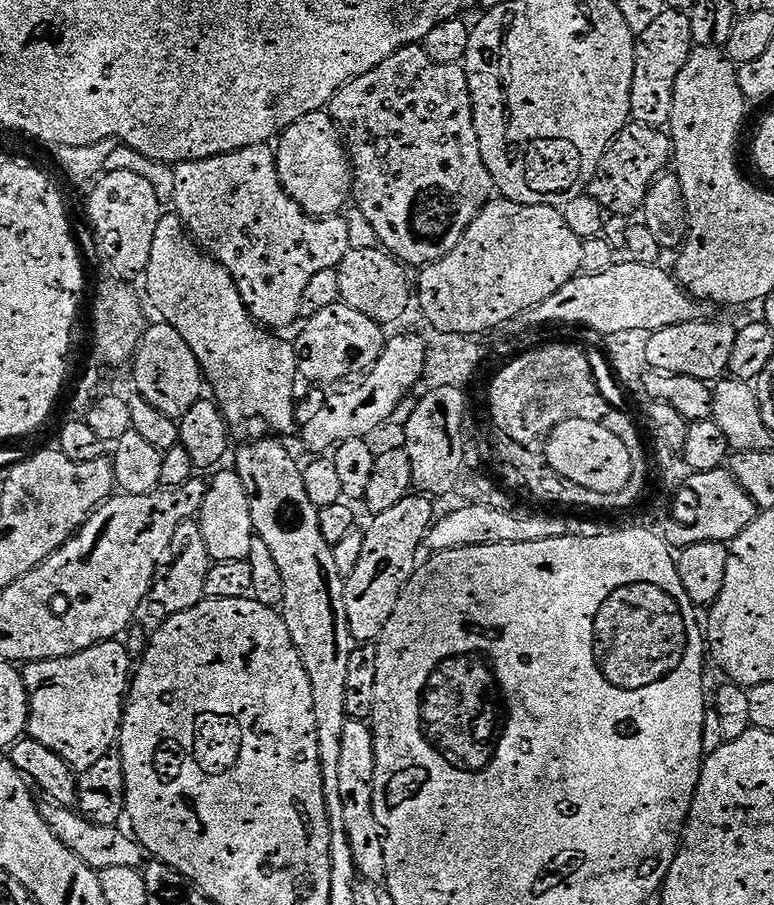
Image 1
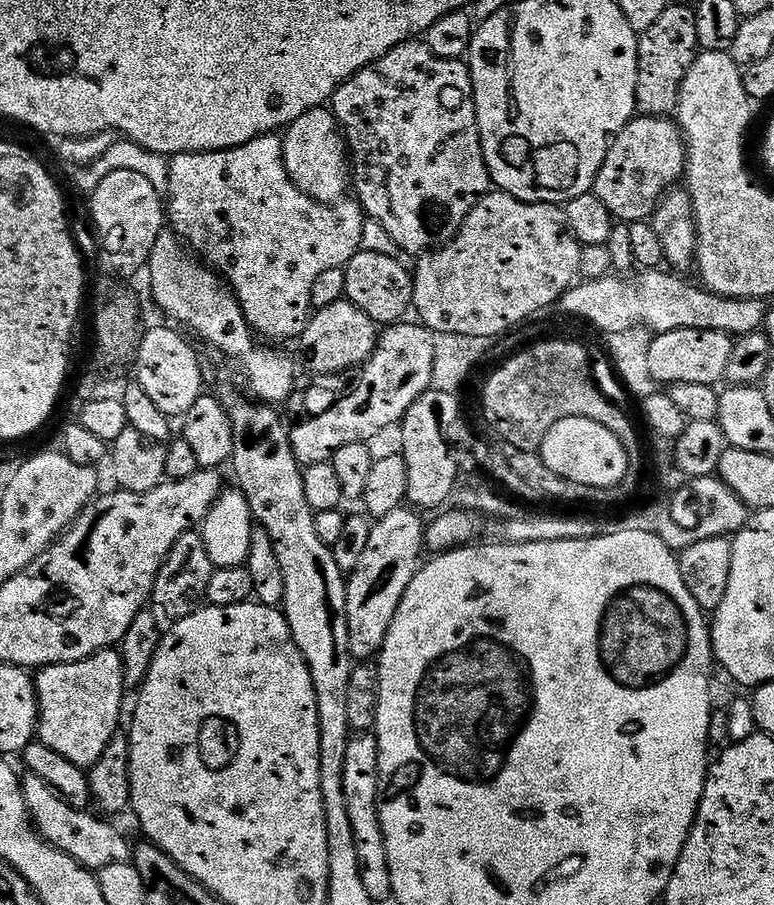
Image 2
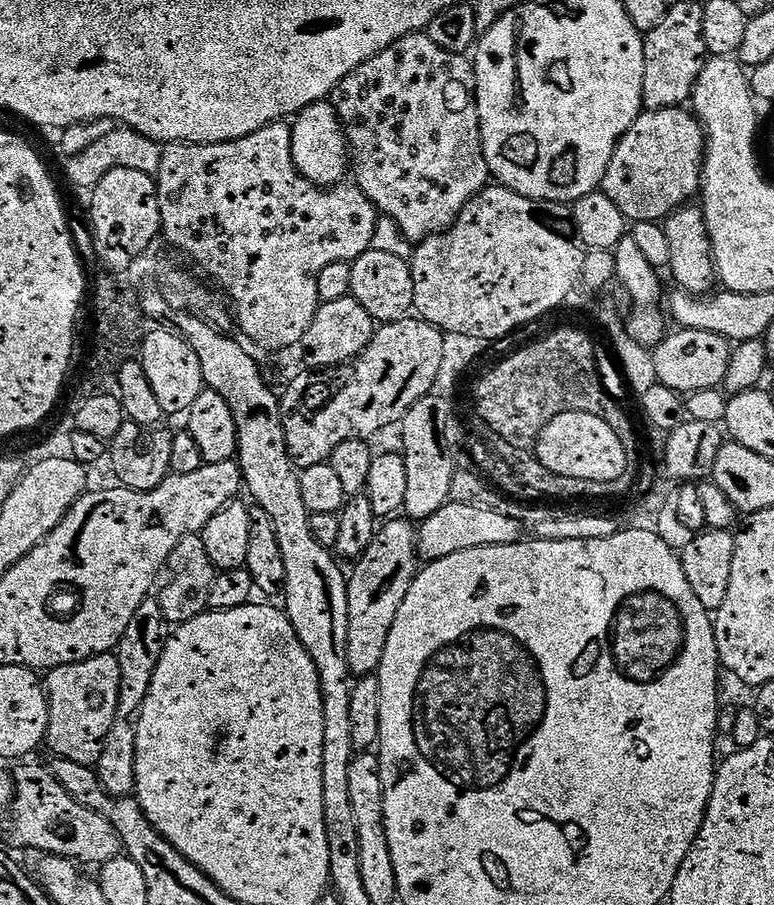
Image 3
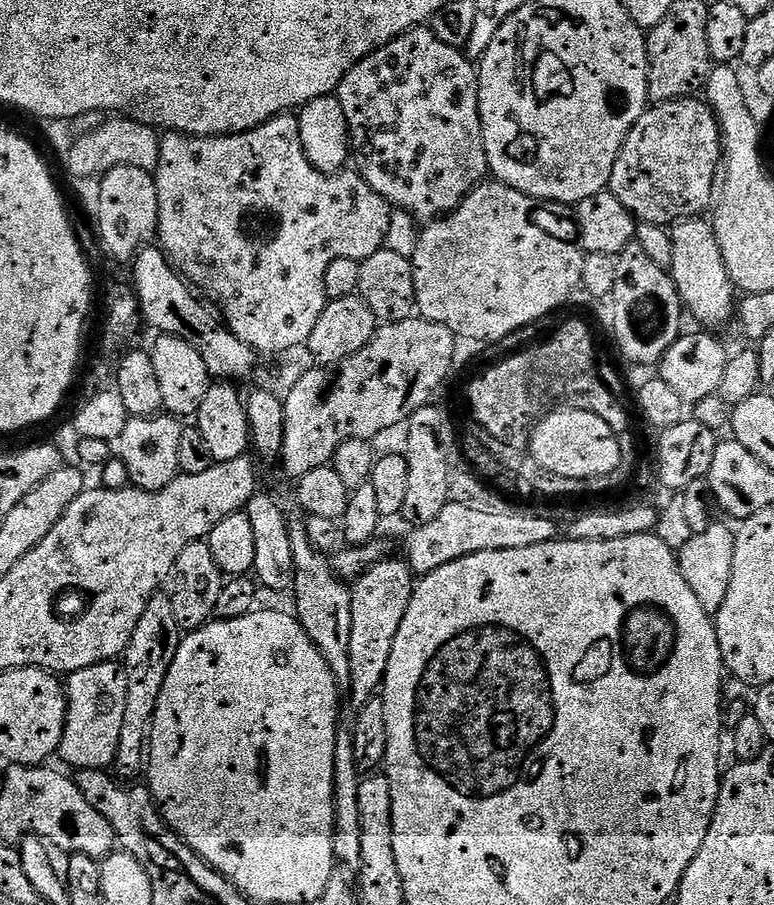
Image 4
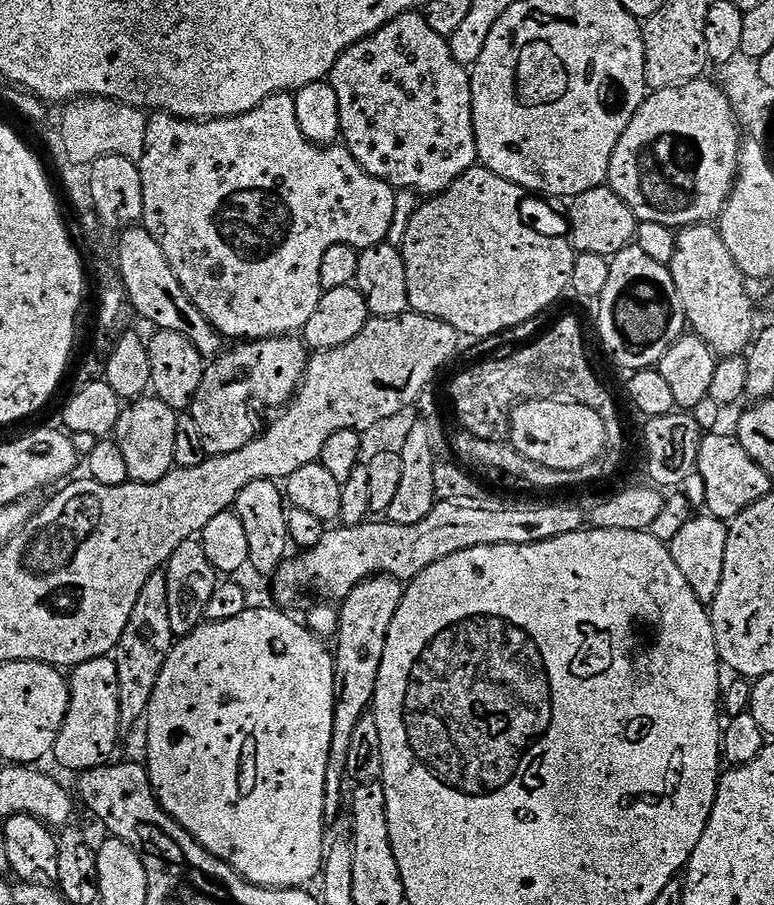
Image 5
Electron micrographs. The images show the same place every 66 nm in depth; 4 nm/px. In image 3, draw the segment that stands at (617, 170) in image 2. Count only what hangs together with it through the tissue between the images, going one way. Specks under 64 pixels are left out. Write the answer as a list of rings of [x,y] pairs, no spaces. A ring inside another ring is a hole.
[[[660,106],[657,112],[645,110],[616,144],[602,190],[622,210],[625,221],[663,221],[701,191],[704,127],[691,111],[684,110],[680,106]]]

